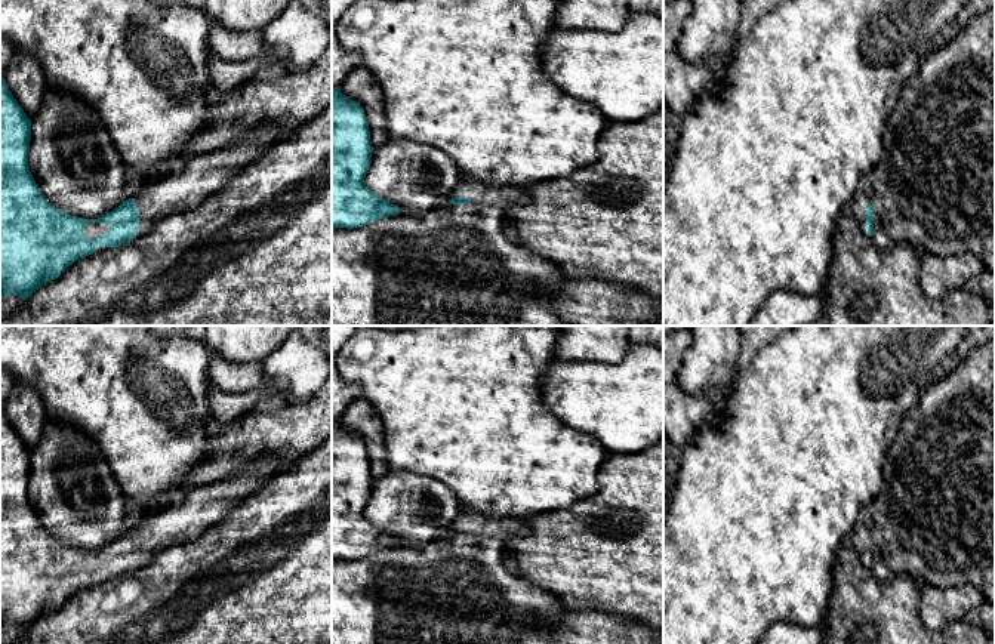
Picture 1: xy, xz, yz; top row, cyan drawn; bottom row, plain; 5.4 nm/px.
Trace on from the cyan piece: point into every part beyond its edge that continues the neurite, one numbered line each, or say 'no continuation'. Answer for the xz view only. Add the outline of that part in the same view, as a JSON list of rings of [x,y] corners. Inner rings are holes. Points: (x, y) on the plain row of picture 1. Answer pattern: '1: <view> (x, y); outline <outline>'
1: xz (504, 529); outline [[[460,511],[455,520],[455,529],[466,529],[469,536],[508,542],[514,537],[527,536],[530,529],[520,518],[486,518],[475,512]]]

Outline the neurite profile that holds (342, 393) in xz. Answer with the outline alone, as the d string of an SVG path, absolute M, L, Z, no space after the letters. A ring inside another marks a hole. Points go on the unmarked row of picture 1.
M332 357L332 420L339 419L345 409L358 397L361 388L357 383L344 382Z

